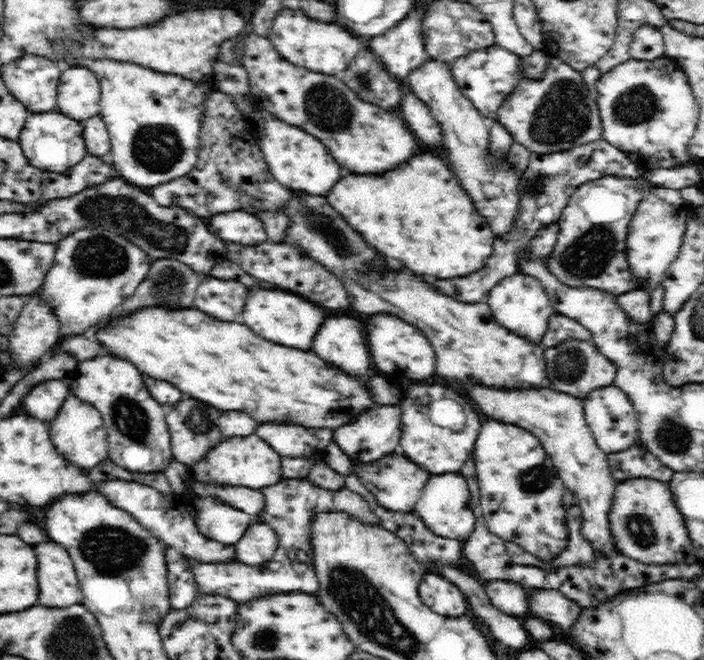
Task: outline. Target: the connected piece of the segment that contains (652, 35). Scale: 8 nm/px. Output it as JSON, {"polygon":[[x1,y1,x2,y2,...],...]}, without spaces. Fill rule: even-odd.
{"polygon":[[640,23,633,32,629,55,639,61,655,61,665,56,664,35,661,27]]}

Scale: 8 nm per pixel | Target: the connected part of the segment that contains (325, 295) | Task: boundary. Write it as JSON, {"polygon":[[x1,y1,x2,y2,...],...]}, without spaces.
{"polygon":[[226,240,224,244,228,250,228,258,232,262,236,262,238,266,242,266,246,272,254,274,258,280,264,280,264,282,276,284,280,288,292,290,296,294,302,294,304,298,318,302,320,306,326,306,326,308,342,310,342,308,348,308,354,304,354,300,348,296,340,278,326,266,322,266,316,258,312,258,310,252,300,244,262,242,258,246,242,246,242,244,230,242,230,240]]}

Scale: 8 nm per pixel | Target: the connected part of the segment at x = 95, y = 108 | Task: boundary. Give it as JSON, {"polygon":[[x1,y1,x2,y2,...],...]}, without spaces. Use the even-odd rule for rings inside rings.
{"polygon":[[63,67,58,85,58,109,77,121,100,115,101,86,88,67]]}

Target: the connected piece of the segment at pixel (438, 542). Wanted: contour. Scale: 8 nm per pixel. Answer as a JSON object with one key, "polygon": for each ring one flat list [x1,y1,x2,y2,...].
{"polygon":[[354,472,345,476,345,486,362,495,364,499,372,505,374,511,376,511,376,515,378,515,379,518,378,523,384,528,392,531,396,536,408,542,408,544,412,546,412,550,416,550,416,556,418,556,420,560,424,560,424,558,440,558,440,560,444,560,444,562,456,562,456,564,460,562,460,548,462,548,462,541,444,538,440,535,434,534,434,532,426,526,424,519,412,512,393,511,384,508,384,506,380,505,378,499,376,499,376,495,372,494,366,485,362,484,360,477]]}

